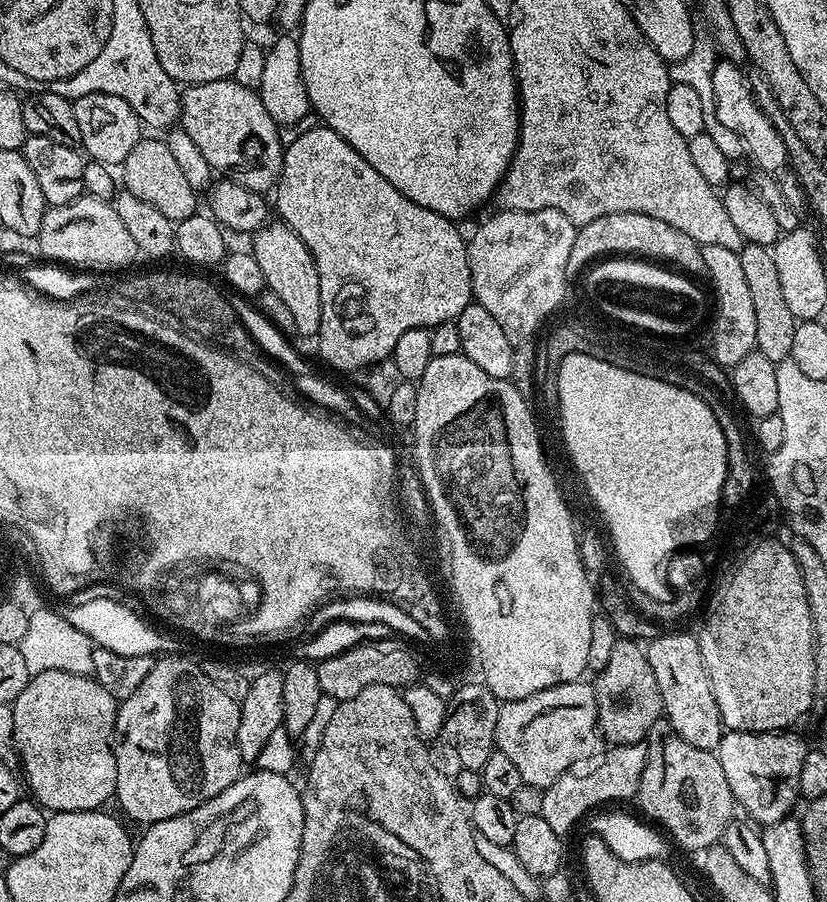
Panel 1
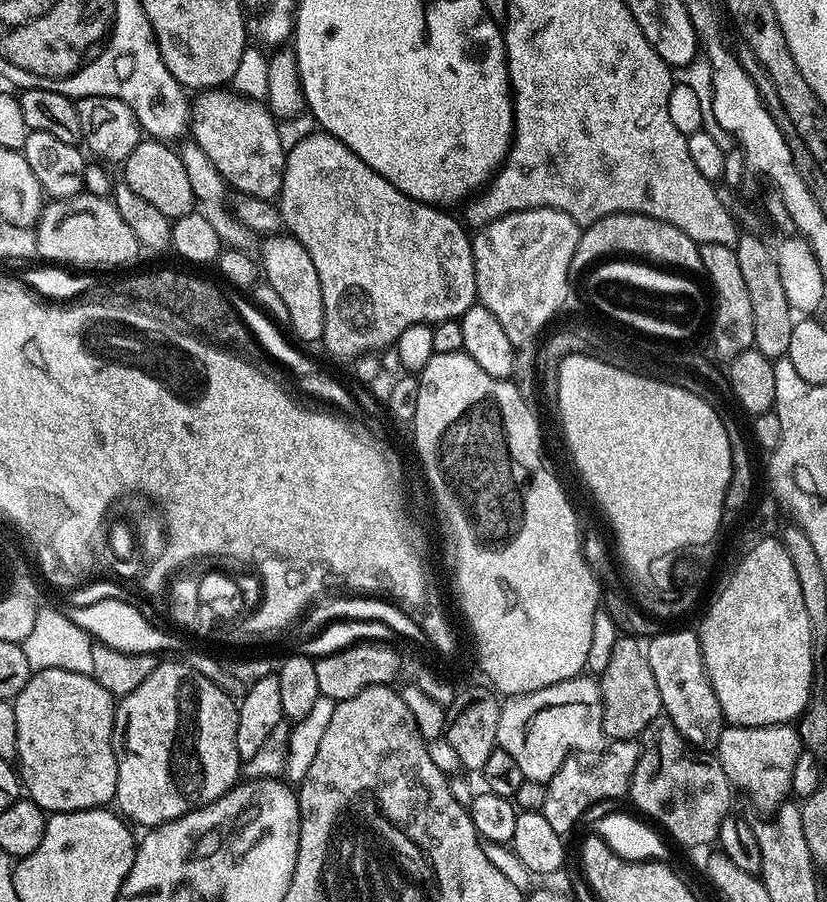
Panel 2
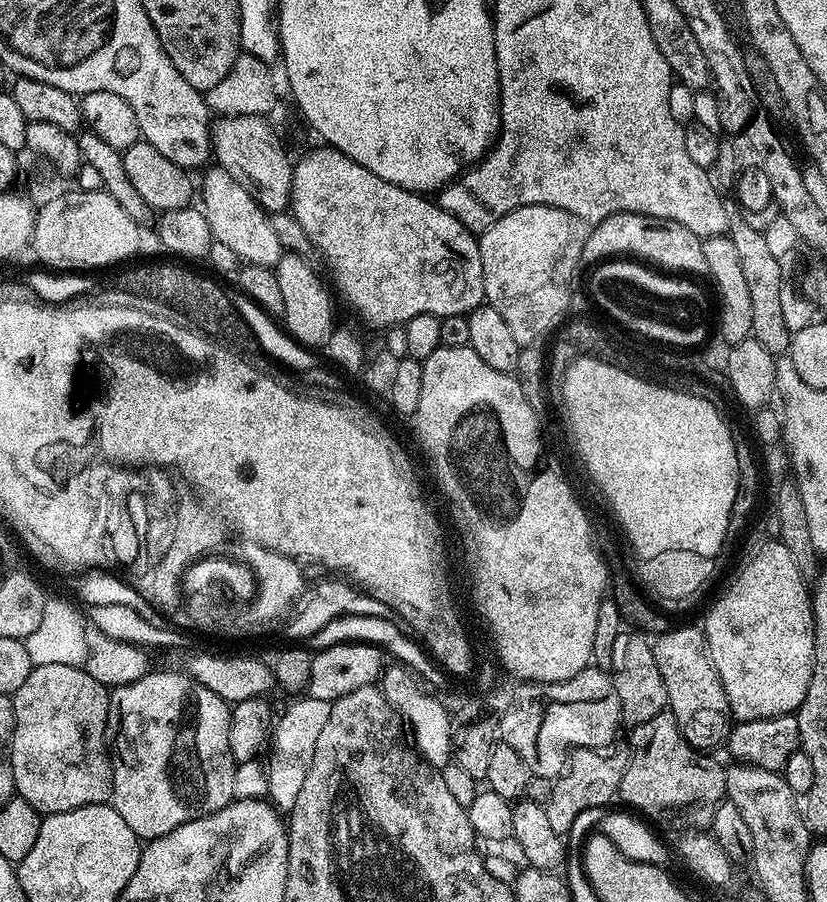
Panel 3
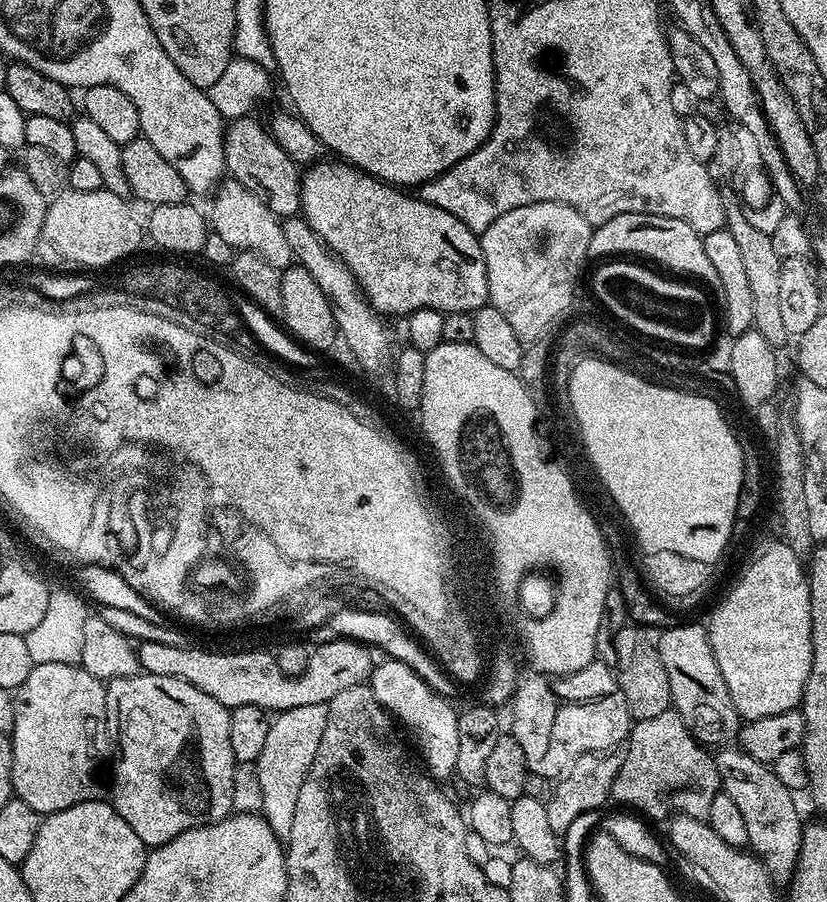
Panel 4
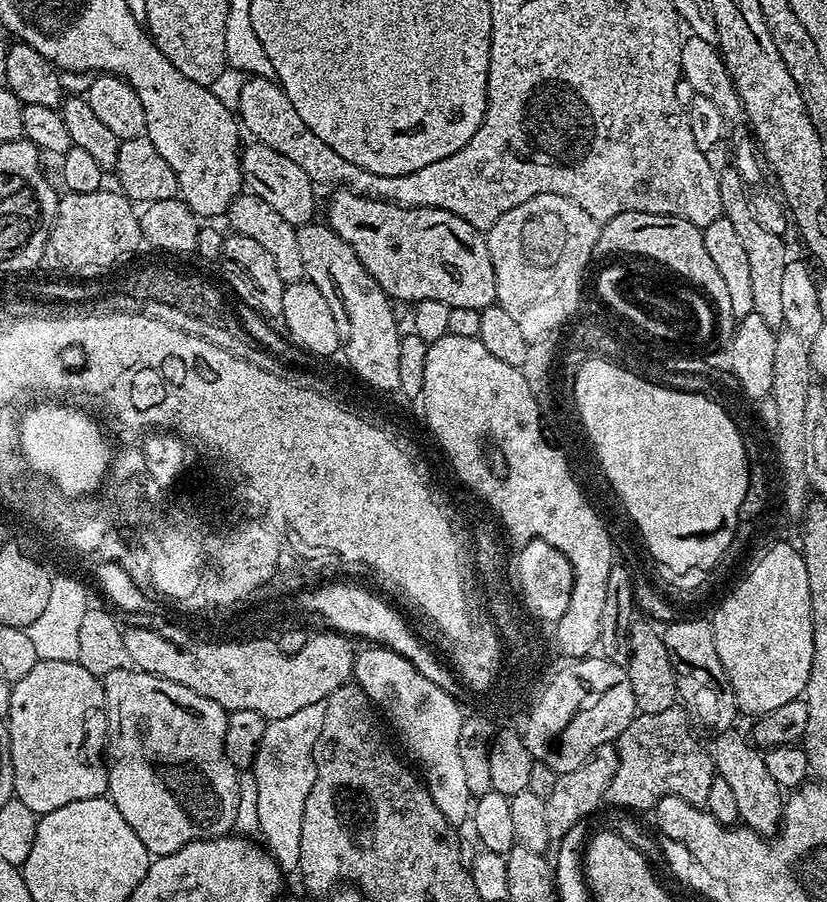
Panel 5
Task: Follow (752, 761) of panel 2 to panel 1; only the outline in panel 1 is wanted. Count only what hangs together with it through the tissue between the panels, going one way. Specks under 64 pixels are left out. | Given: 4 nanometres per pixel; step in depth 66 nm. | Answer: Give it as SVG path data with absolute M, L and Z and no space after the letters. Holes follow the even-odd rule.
M781 730L778 732L734 732L725 731L724 737L716 749L718 762L722 762L722 771L726 774L726 783L732 791L732 799L737 805L740 804L753 816L751 819L757 825L767 826L786 819L792 812L796 800L800 796L800 774L806 745L800 736L795 736L795 731Z

